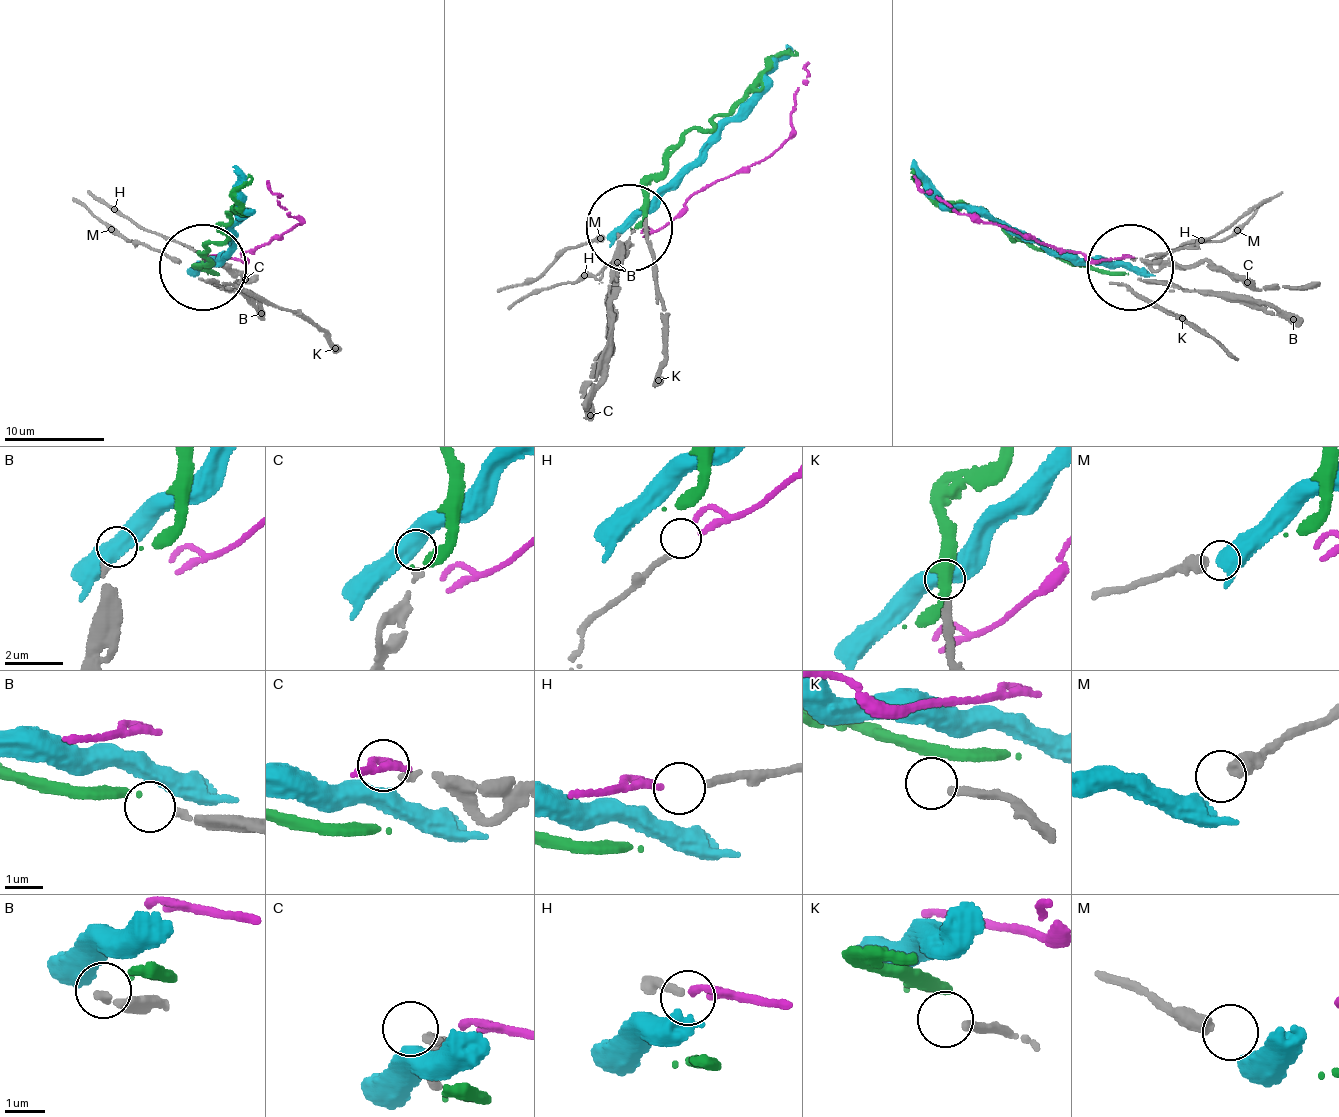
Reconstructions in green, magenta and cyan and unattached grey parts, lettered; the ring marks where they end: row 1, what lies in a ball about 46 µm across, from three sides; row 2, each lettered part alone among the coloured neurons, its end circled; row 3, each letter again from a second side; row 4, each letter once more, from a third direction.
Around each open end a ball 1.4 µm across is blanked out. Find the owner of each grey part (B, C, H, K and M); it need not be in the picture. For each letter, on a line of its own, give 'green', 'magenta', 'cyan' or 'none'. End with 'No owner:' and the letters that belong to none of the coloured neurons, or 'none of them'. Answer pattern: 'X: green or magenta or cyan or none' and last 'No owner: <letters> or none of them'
B: green
C: none
H: magenta
K: none
M: none
No owner: C, K, M

